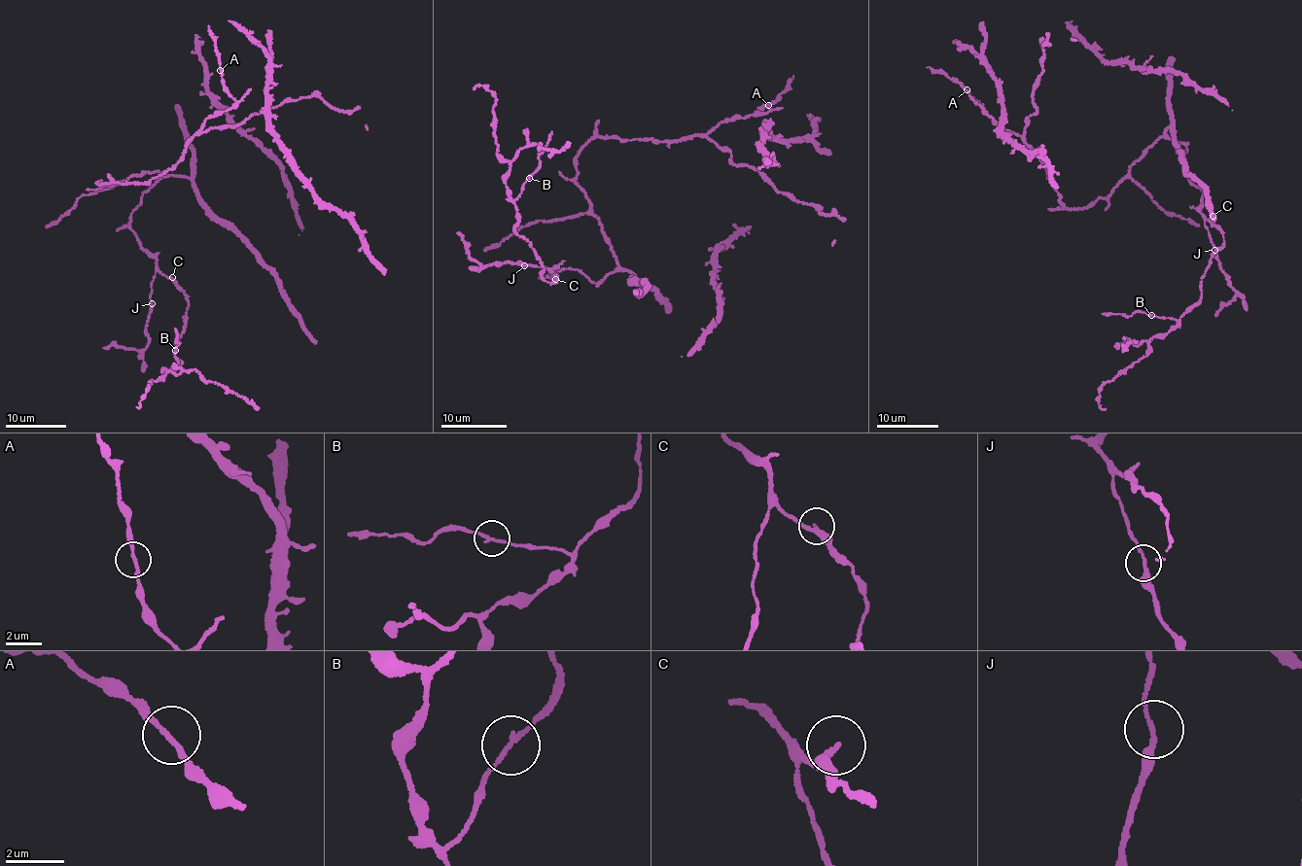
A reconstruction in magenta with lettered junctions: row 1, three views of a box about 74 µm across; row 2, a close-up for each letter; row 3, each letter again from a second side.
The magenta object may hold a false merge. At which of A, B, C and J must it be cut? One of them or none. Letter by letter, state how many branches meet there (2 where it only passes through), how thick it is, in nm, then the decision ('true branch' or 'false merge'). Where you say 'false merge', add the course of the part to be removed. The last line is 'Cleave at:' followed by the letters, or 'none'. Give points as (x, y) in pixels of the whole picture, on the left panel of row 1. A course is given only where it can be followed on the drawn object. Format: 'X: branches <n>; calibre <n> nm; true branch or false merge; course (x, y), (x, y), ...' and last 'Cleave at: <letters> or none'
A: branches 2; calibre 170 nm; true branch
B: branches 2; calibre 130 nm; true branch
C: branches 2; calibre 160 nm; true branch
J: branches 2; calibre 170 nm; true branch
Cleave at: none

